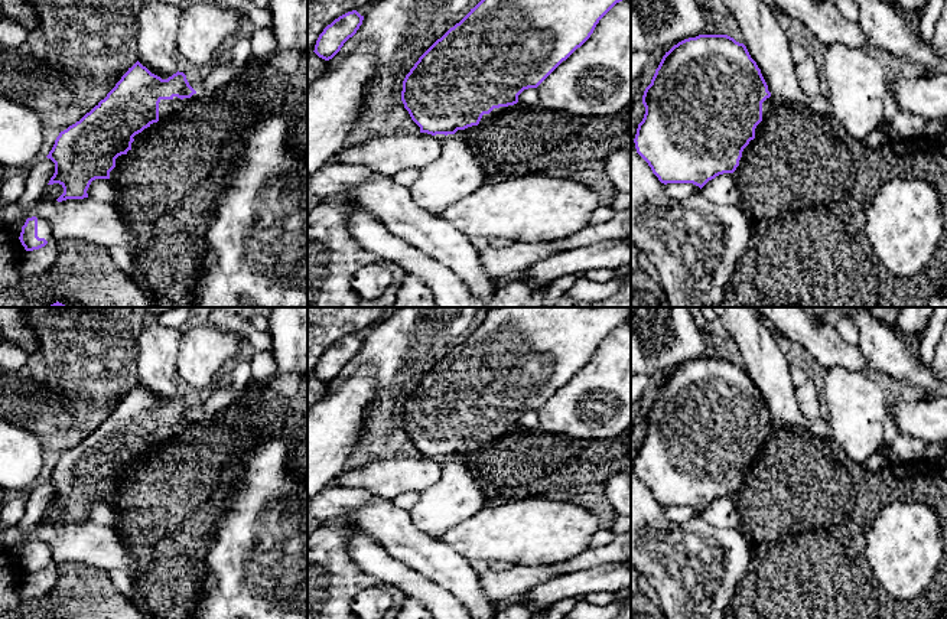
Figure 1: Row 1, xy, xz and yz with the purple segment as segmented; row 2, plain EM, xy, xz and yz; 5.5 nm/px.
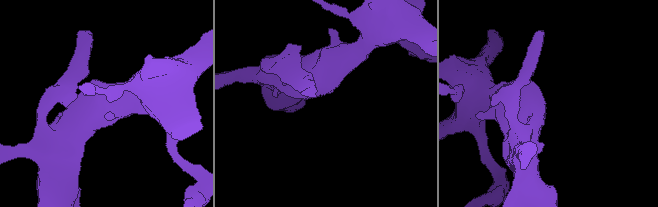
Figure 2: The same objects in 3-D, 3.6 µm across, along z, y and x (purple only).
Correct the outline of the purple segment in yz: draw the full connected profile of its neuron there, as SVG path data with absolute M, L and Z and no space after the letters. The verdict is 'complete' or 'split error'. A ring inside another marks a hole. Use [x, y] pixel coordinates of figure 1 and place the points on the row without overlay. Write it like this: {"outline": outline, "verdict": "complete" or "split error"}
{"outline": "M699 358L674 368L663 379L645 411L645 437L634 462L637 476L664 508L693 506L700 512L723 496L733 496L743 472L762 444L768 408L746 369L728 358Z", "verdict": "complete"}

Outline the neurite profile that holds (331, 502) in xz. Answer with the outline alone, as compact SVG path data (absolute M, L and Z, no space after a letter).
M345 486L325 488L307 501L307 514L320 521L338 518L359 508L374 496L367 489Z

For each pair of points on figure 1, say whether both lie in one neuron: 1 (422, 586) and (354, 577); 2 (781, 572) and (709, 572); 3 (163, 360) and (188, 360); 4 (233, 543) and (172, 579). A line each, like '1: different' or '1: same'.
1: different
2: different
3: different
4: different

